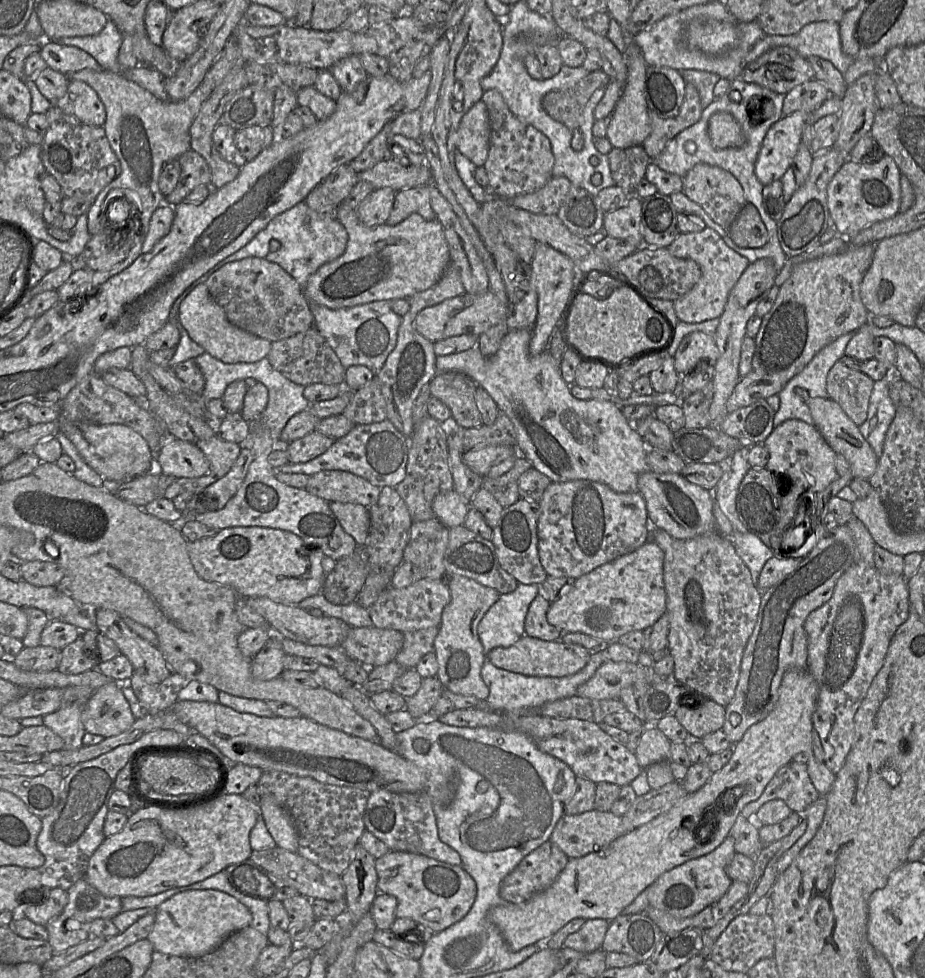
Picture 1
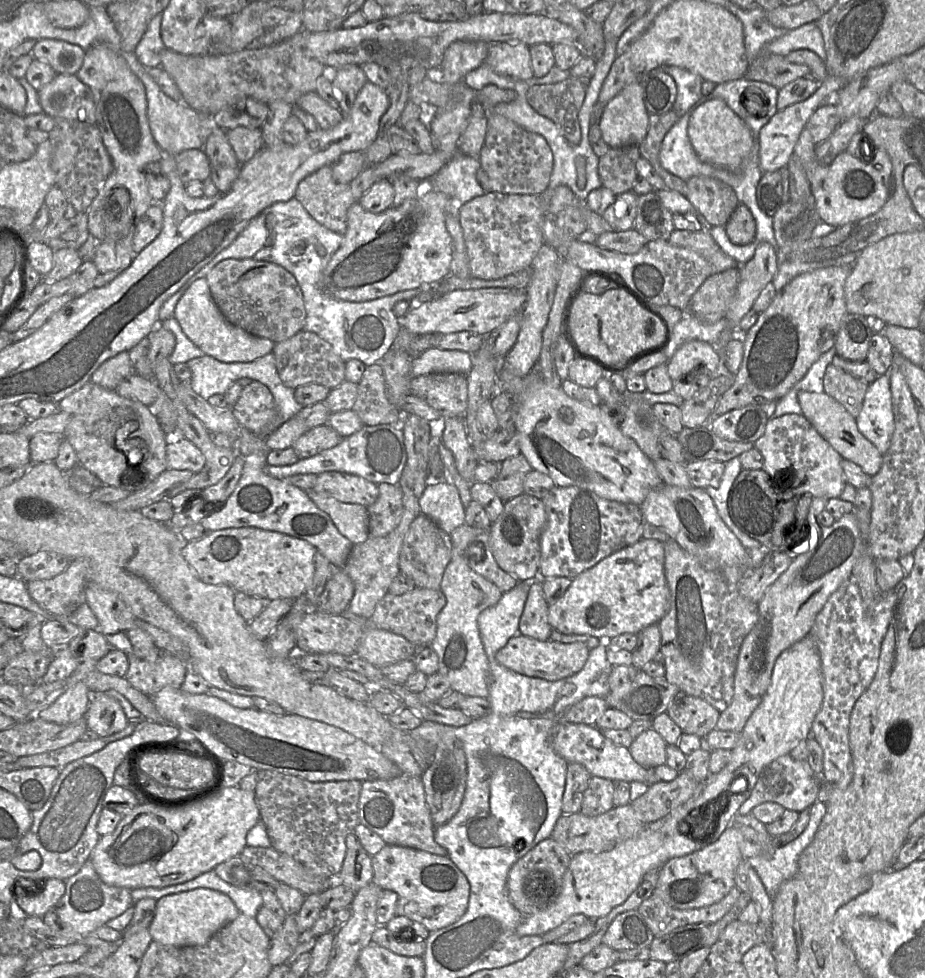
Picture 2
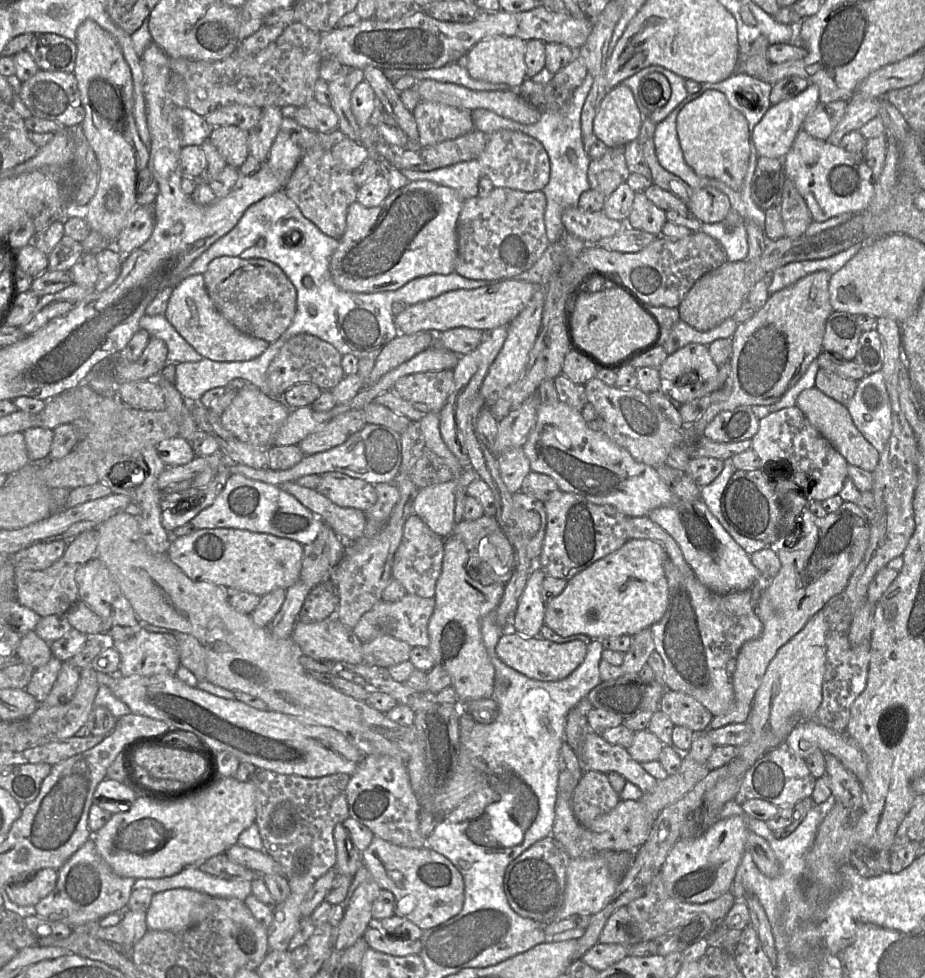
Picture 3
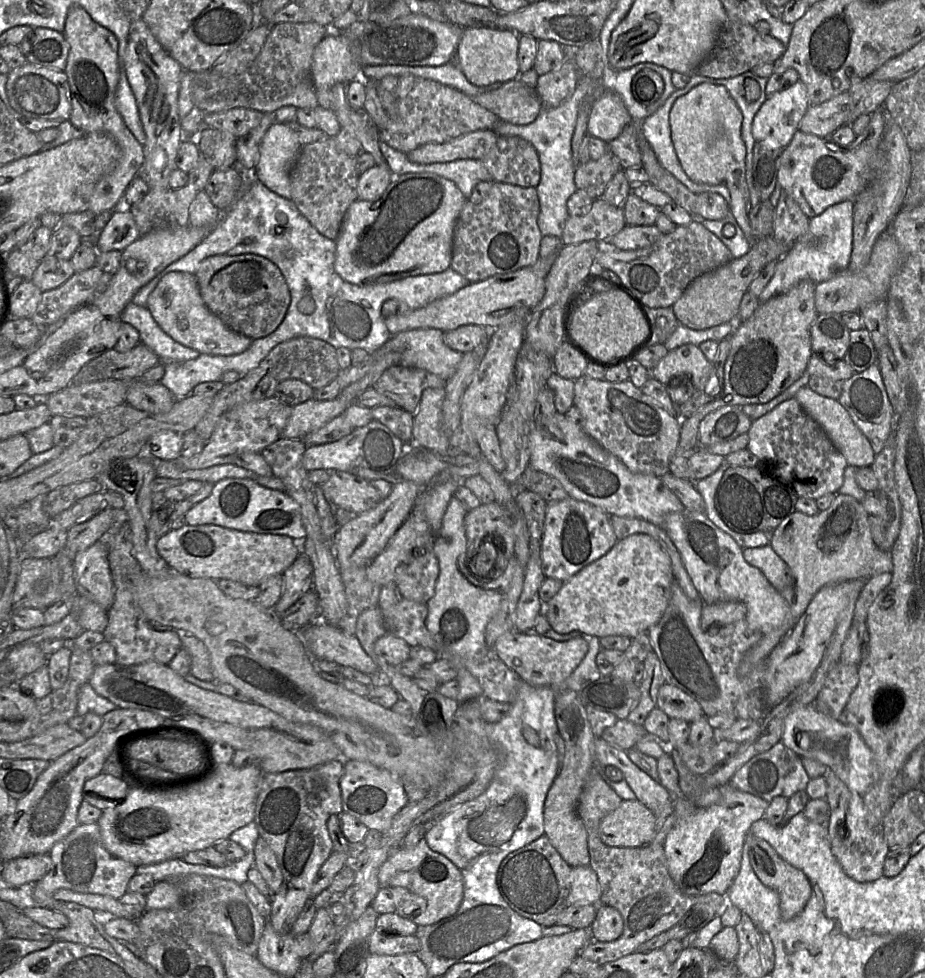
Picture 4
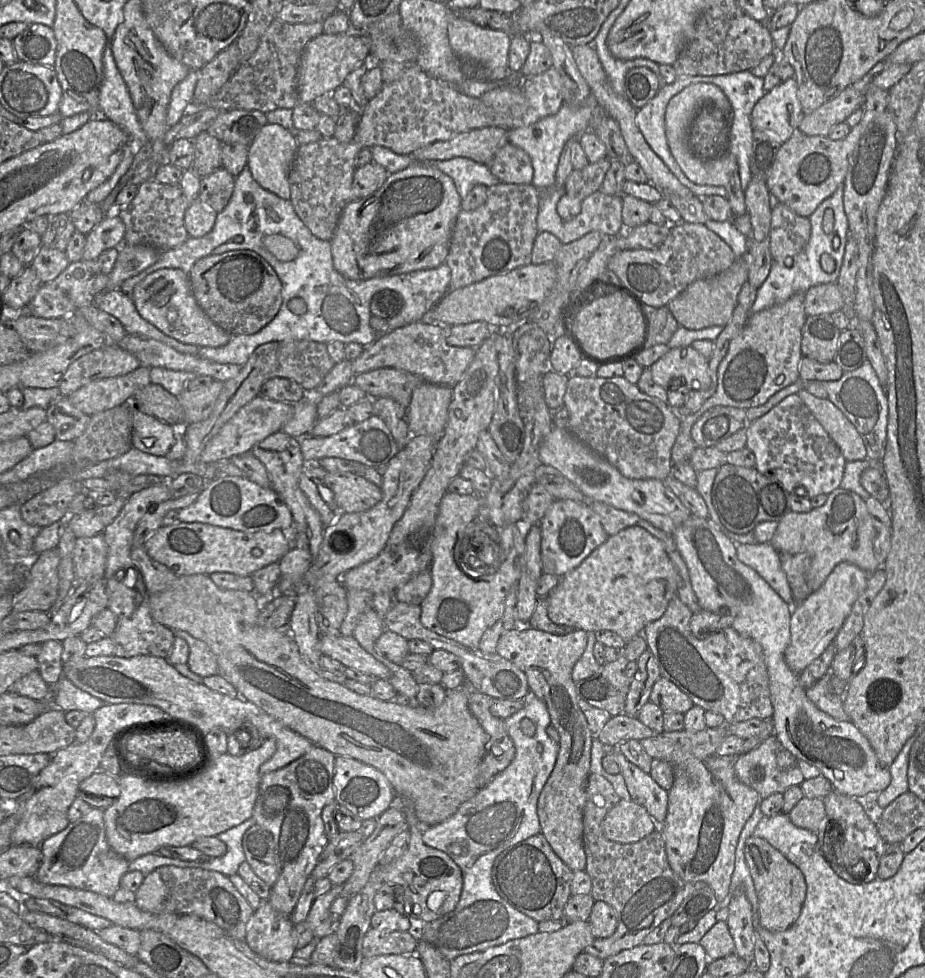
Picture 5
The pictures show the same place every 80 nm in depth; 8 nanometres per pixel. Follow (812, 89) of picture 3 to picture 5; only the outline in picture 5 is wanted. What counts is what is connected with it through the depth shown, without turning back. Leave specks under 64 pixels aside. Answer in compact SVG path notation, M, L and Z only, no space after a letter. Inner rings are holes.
M794 77L777 85L757 101L751 114L752 130L760 130L778 137L778 143L786 142L798 129L803 117L801 103L798 99L798 85Z

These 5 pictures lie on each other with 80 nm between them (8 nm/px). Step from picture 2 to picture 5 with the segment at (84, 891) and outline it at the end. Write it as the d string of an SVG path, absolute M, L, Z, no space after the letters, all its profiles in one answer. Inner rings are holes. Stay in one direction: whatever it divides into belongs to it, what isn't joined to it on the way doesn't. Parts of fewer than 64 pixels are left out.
M92 808L88 814L74 822L70 822L64 830L46 838L40 845L42 863L35 876L37 881L47 885L59 885L87 890L113 898L121 886L122 876L129 871L129 861L117 854L109 846L103 815L103 810Z

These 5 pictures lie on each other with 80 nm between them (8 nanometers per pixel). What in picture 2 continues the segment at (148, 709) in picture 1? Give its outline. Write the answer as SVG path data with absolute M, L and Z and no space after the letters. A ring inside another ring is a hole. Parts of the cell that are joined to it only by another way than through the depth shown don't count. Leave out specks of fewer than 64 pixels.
M163 652L153 663L133 655L127 656L129 668L125 678L143 694L151 697L164 687L181 689L187 666L174 655Z

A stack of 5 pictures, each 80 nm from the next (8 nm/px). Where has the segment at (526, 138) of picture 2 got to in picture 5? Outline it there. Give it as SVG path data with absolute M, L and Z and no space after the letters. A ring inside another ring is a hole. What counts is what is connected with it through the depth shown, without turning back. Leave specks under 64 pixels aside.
M511 143L500 148L487 166L501 183L532 184L534 170L530 156Z

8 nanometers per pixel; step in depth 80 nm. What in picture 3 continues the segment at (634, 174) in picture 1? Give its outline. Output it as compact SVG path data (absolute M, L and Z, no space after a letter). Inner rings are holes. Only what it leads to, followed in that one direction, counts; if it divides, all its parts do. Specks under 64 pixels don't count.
M609 147L603 156L591 160L587 177L590 189L609 196L622 183L627 182L630 173L624 147Z

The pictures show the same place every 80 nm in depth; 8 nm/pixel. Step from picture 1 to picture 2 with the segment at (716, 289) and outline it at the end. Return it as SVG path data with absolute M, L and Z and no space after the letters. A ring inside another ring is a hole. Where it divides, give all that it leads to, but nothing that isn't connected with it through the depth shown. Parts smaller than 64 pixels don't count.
M674 229L668 242L673 246L686 248L701 255L710 263L714 273L740 267L733 258L723 252L707 229L701 231Z

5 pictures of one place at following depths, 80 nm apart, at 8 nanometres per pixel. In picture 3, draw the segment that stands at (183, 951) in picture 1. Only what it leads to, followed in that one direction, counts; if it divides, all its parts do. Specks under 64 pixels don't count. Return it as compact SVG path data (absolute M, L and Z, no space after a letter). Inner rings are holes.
M171 889L153 893L146 913L149 930L184 931L215 909L214 897L191 889Z

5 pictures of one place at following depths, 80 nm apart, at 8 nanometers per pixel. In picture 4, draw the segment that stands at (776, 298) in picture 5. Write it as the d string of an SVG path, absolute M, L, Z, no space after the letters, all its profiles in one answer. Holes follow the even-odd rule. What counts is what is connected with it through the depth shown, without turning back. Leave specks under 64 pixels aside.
M846 200L831 205L820 215L810 218L807 233L793 244L785 257L777 261L771 280L758 297L759 302L780 295L803 280L818 284L846 270L852 253L853 210L853 201Z

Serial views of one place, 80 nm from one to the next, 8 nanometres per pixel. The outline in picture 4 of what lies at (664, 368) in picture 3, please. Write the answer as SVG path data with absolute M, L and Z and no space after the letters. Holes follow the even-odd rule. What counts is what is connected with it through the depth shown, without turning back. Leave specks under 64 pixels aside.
M685 344L668 351L652 369L651 376L664 385L679 381L689 375L691 385L698 391L703 391L712 397L721 393L716 368L710 362L699 346Z

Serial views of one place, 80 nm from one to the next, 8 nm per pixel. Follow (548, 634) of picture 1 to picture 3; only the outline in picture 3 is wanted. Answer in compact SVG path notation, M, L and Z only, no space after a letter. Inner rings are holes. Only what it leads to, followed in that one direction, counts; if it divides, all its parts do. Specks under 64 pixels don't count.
M536 566L528 577L512 619L512 630L524 637L538 637L546 612L541 588L546 575Z

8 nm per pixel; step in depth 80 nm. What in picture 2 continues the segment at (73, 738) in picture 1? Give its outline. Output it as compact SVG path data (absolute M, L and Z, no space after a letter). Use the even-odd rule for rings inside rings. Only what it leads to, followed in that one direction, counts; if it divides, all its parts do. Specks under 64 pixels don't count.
M79 681L60 695L50 706L36 713L36 716L57 724L75 722L85 716L91 697L92 694L85 683Z

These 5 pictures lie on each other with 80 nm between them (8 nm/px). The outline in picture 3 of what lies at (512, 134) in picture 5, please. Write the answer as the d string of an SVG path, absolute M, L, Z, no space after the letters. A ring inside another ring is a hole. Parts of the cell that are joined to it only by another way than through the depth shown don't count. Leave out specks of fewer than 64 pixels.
M587 75L583 83L573 91L572 98L566 107L559 111L541 112L539 120L533 124L522 124L486 109L471 110L476 130L487 134L499 130L519 131L537 139L545 147L550 159L550 178L542 192L546 198L544 224L549 242L562 238L564 234L562 223L564 211L569 207L577 206L581 194L590 189L587 172L592 159L584 149L581 112L593 82L594 78Z

